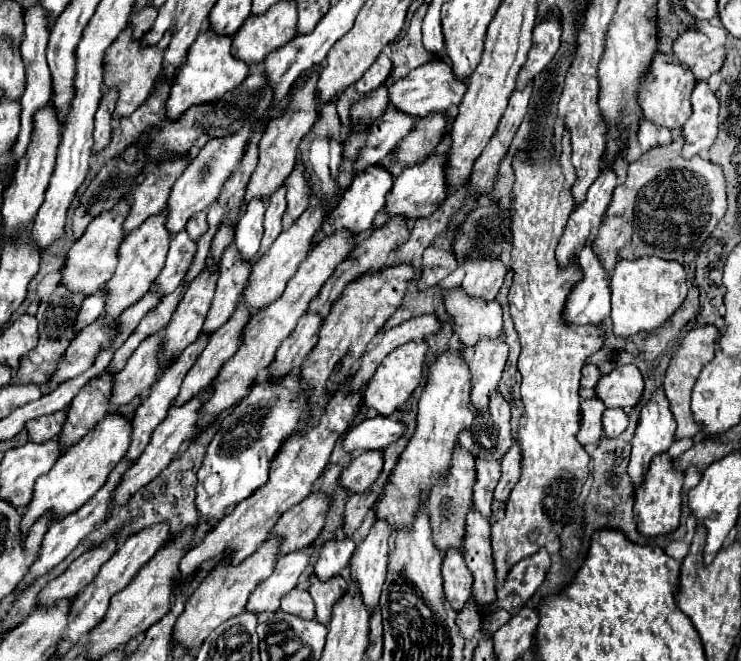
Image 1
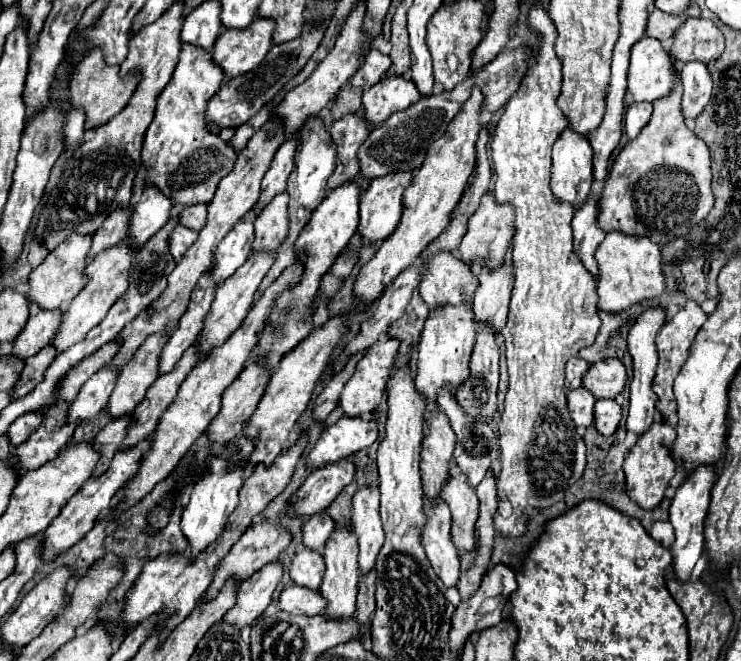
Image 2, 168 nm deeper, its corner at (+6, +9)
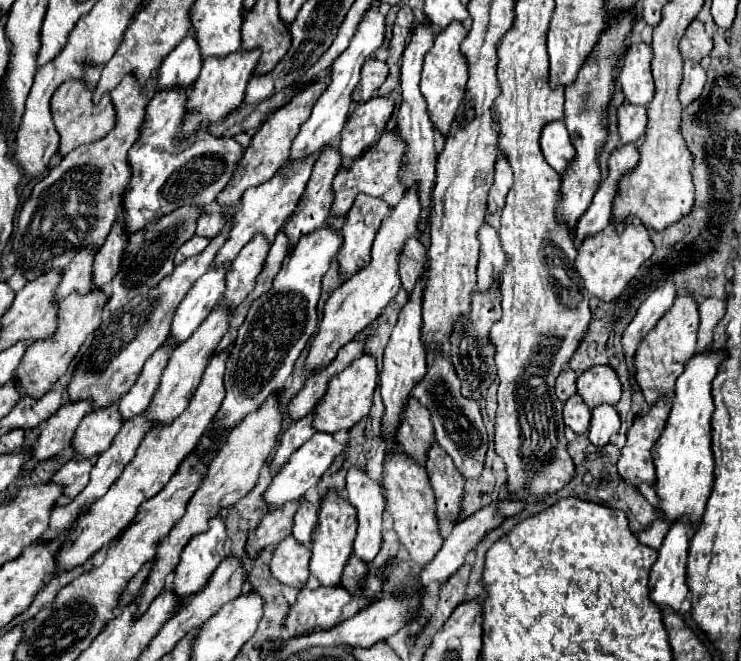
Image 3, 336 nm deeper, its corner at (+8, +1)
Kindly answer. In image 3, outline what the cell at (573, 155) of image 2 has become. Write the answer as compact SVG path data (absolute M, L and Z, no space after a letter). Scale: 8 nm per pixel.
M564 120L548 122L548 126L544 126L544 130L540 132L540 148L542 148L546 162L558 174L564 174L566 166L572 162L572 158L576 154L574 146L570 142L568 130L564 128Z

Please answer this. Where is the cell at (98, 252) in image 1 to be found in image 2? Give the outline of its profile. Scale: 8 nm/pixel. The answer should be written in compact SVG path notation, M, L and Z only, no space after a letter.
M74 232L70 234L62 244L58 244L48 256L46 260L32 270L30 274L30 298L42 308L42 310L54 310L54 308L62 308L68 306L76 294L82 290L82 286L86 286L88 278L84 274L86 264L88 264L88 252L90 252L90 242L92 242L94 234L80 234Z

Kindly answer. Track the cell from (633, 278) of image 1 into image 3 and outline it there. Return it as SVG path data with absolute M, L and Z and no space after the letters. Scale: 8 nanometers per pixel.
M628 216L624 220L622 232L616 232L616 226L608 224L606 230L582 240L582 244L578 246L576 270L582 276L584 286L592 298L598 298L602 302L612 302L636 276L638 268L652 256L652 252L654 244L648 236L646 226L636 216Z

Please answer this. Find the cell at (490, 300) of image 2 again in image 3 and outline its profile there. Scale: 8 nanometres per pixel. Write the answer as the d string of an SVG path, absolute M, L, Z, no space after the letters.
M484 224L478 230L478 242L480 242L480 260L478 260L478 284L476 284L476 288L482 292L482 290L492 288L494 280L504 270L508 258L500 248L498 232L490 224Z

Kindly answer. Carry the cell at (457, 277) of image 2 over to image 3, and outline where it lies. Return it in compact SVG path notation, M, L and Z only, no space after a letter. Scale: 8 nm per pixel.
M408 238L408 242L404 242L404 248L400 252L400 280L402 286L406 288L406 292L412 292L416 280L420 278L420 274L426 272L428 264L426 264L426 246L422 242L418 242L418 238Z

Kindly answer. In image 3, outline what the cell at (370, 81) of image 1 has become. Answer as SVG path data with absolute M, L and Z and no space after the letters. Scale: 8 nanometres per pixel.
M376 58L366 60L362 66L362 72L360 72L360 86L358 86L360 100L362 102L370 100L376 94L376 90L380 88L380 84L386 80L386 76L388 76L386 62L380 62Z

